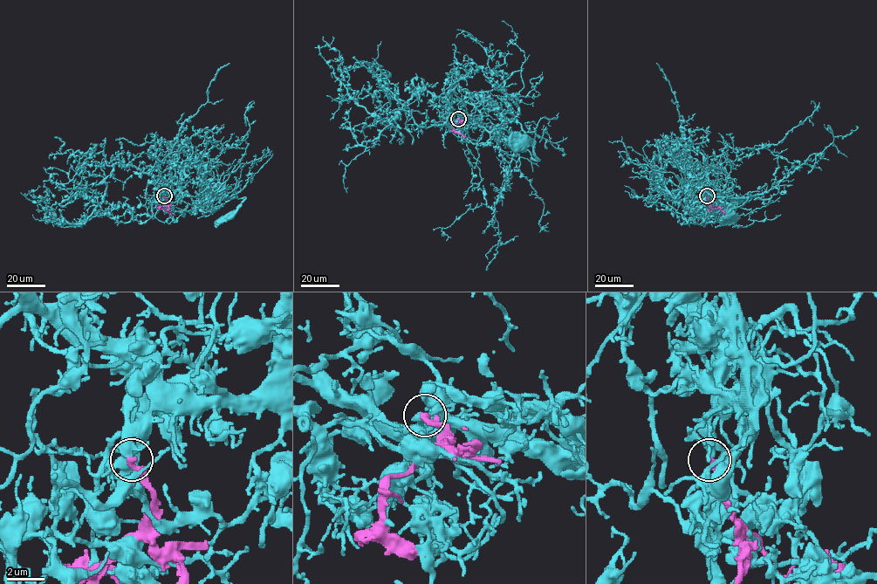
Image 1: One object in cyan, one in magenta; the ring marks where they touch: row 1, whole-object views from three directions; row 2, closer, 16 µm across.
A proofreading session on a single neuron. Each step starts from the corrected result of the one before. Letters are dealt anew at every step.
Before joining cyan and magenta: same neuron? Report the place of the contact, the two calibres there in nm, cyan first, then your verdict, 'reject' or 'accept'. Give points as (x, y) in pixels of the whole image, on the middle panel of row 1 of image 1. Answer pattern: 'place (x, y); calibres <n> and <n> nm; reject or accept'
place (458, 119); calibres 460 and 340 nm; reject

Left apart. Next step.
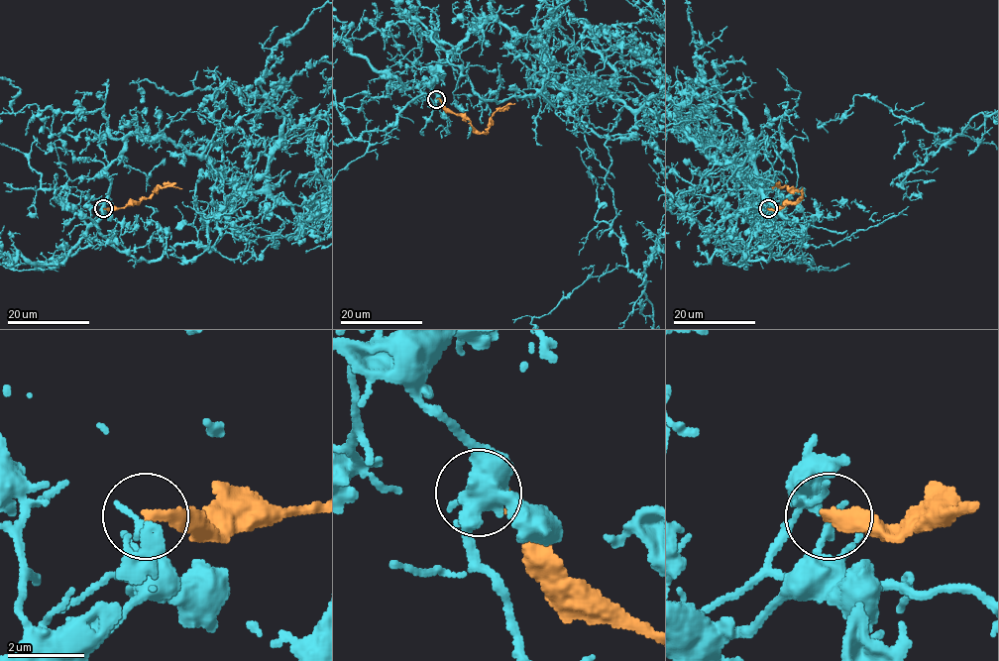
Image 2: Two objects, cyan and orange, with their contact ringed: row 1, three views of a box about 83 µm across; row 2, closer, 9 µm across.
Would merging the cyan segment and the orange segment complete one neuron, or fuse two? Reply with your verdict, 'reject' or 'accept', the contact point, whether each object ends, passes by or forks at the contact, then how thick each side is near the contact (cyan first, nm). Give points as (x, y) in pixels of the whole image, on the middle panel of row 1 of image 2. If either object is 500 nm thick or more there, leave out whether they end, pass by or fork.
reject | (436, 99) | cyan ends | orange ends | 240/280 nm

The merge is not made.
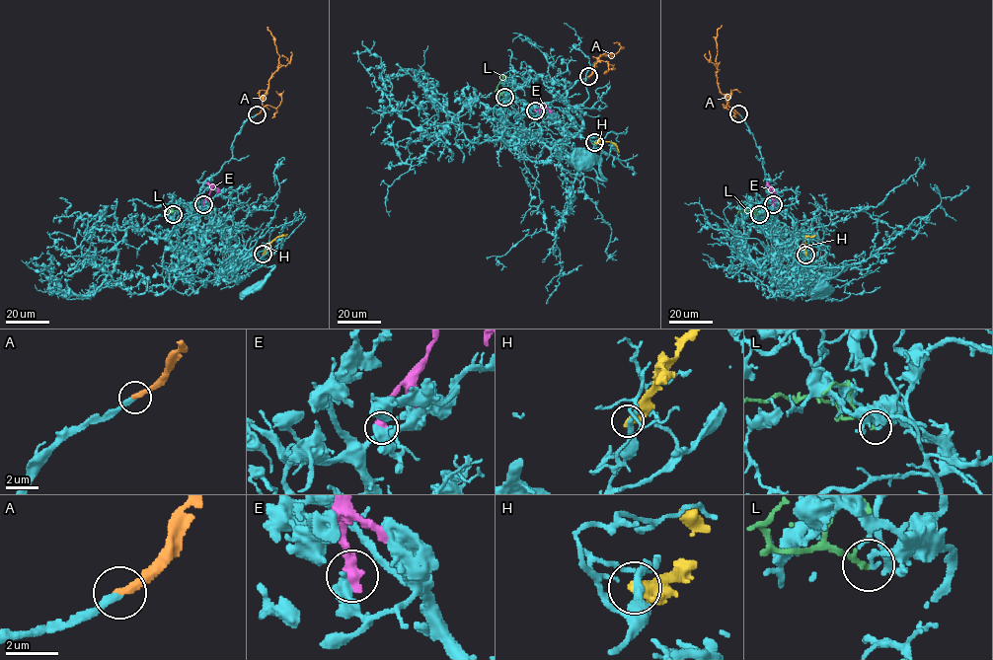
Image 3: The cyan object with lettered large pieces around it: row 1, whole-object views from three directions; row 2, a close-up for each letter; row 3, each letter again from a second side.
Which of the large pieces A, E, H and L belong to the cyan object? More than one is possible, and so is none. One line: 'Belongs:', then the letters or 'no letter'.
Belongs: A

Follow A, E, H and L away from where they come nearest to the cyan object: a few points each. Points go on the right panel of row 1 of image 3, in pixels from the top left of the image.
A: (738, 113), (727, 104), (718, 85), (716, 36), (722, 25)
E: (773, 204), (769, 186), (775, 193)
H: (805, 255), (804, 239), (815, 235)
L: (759, 214), (750, 210), (739, 211)

